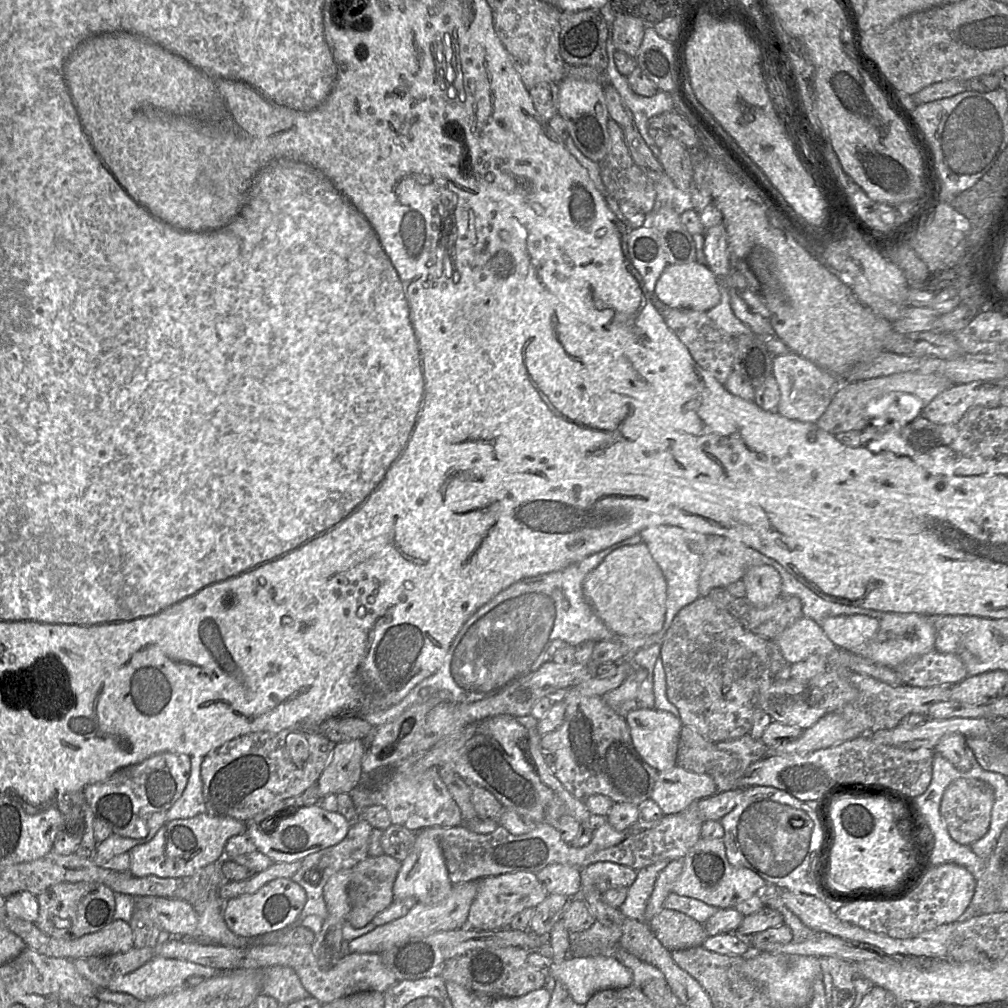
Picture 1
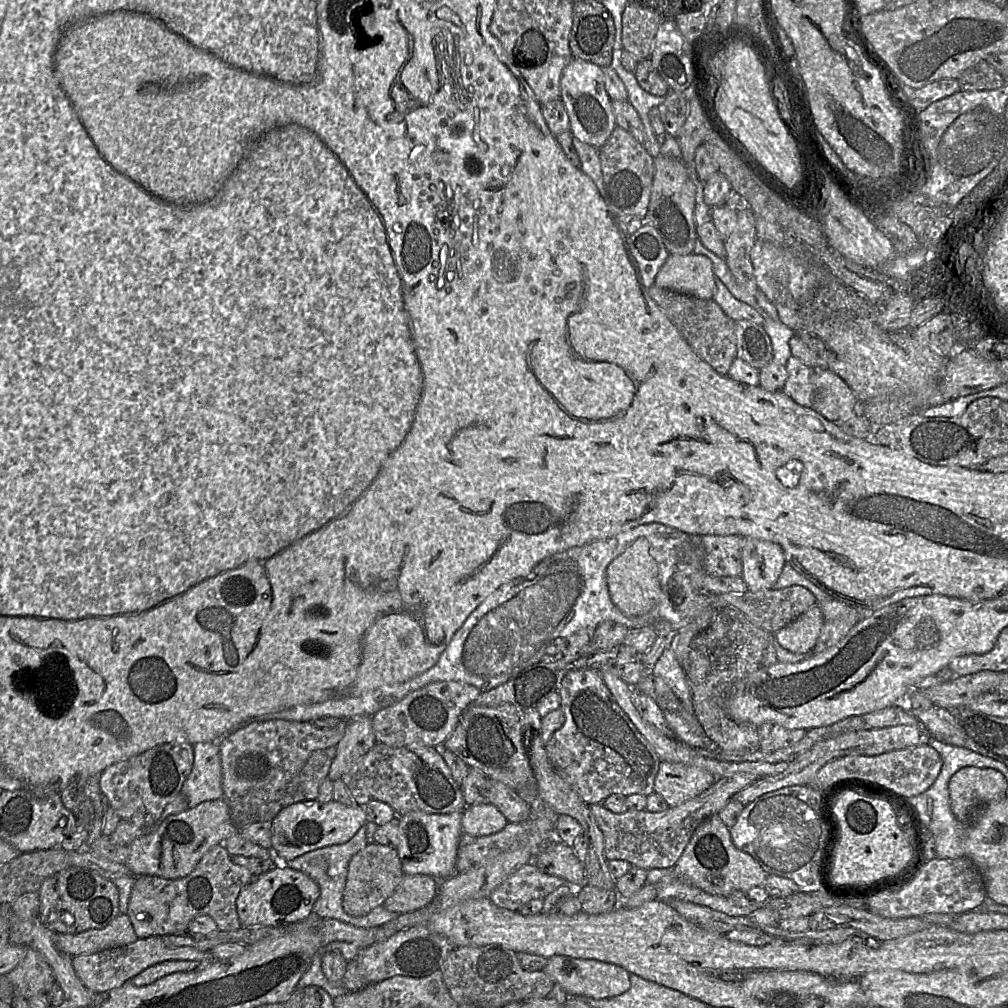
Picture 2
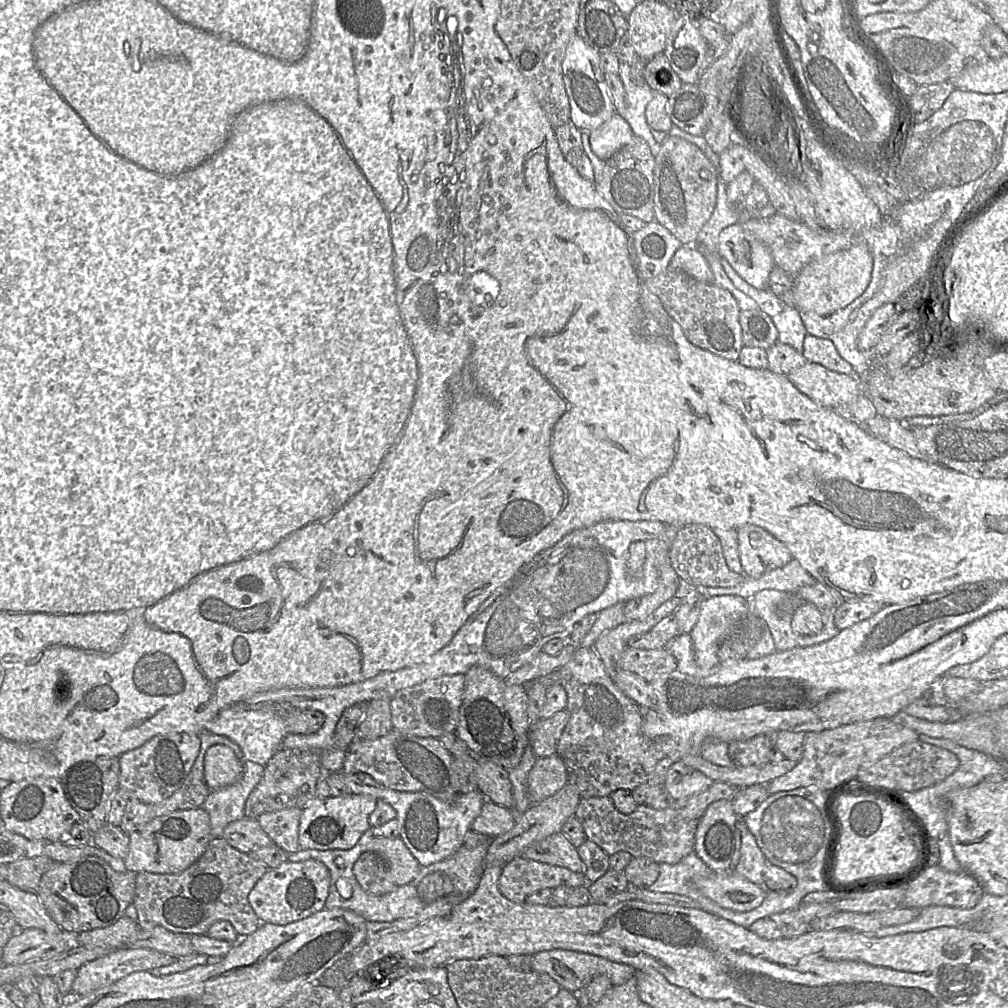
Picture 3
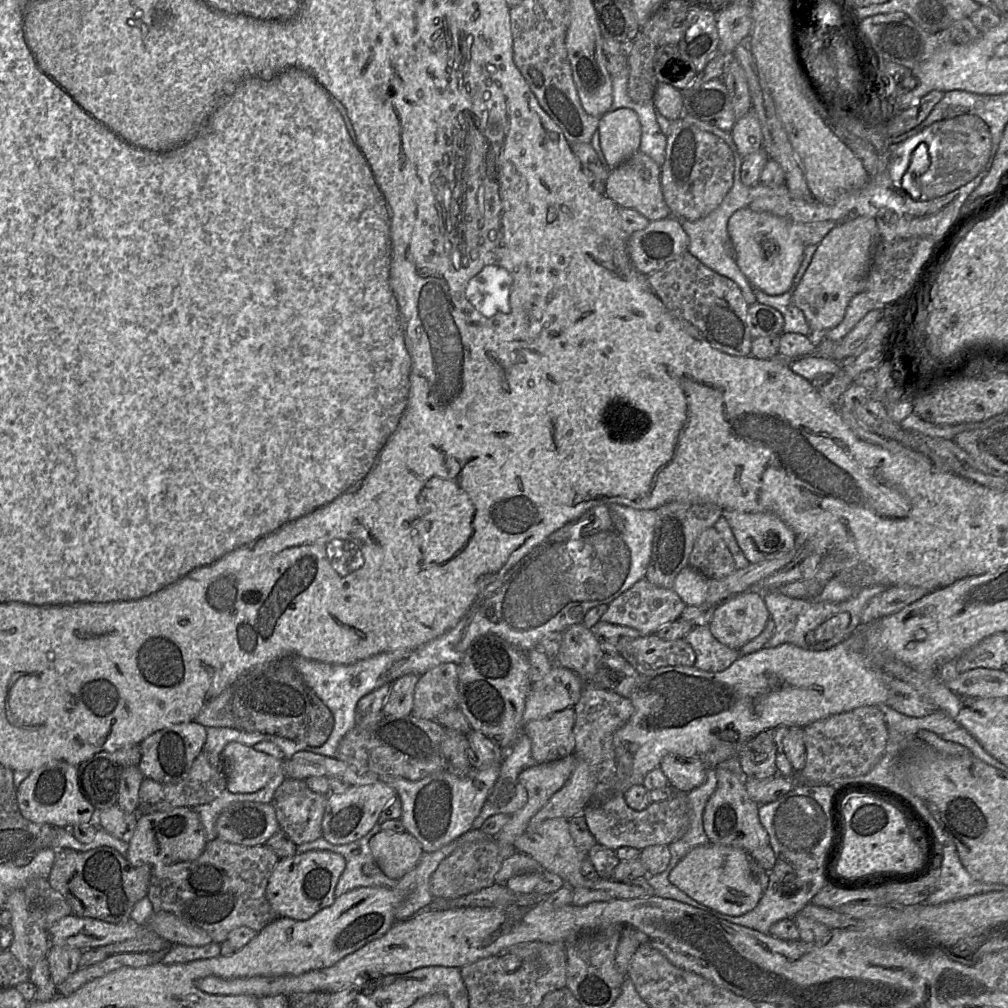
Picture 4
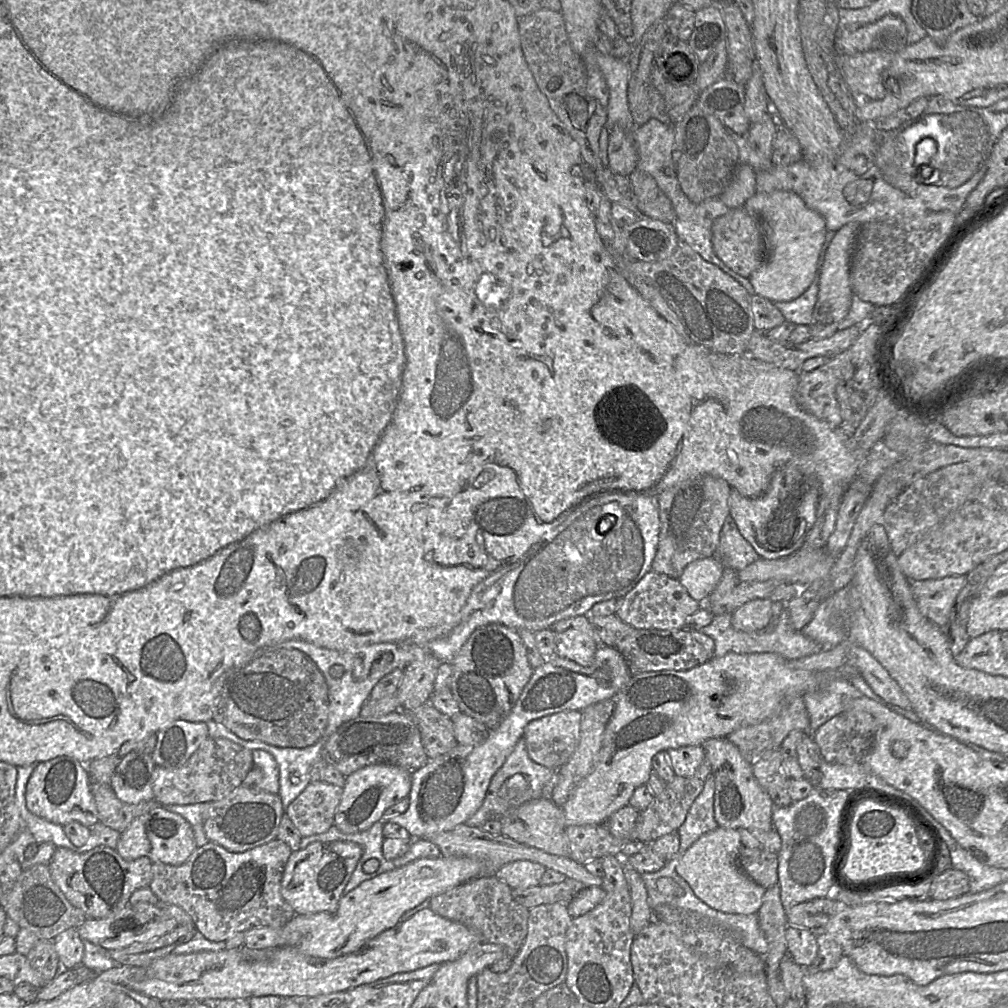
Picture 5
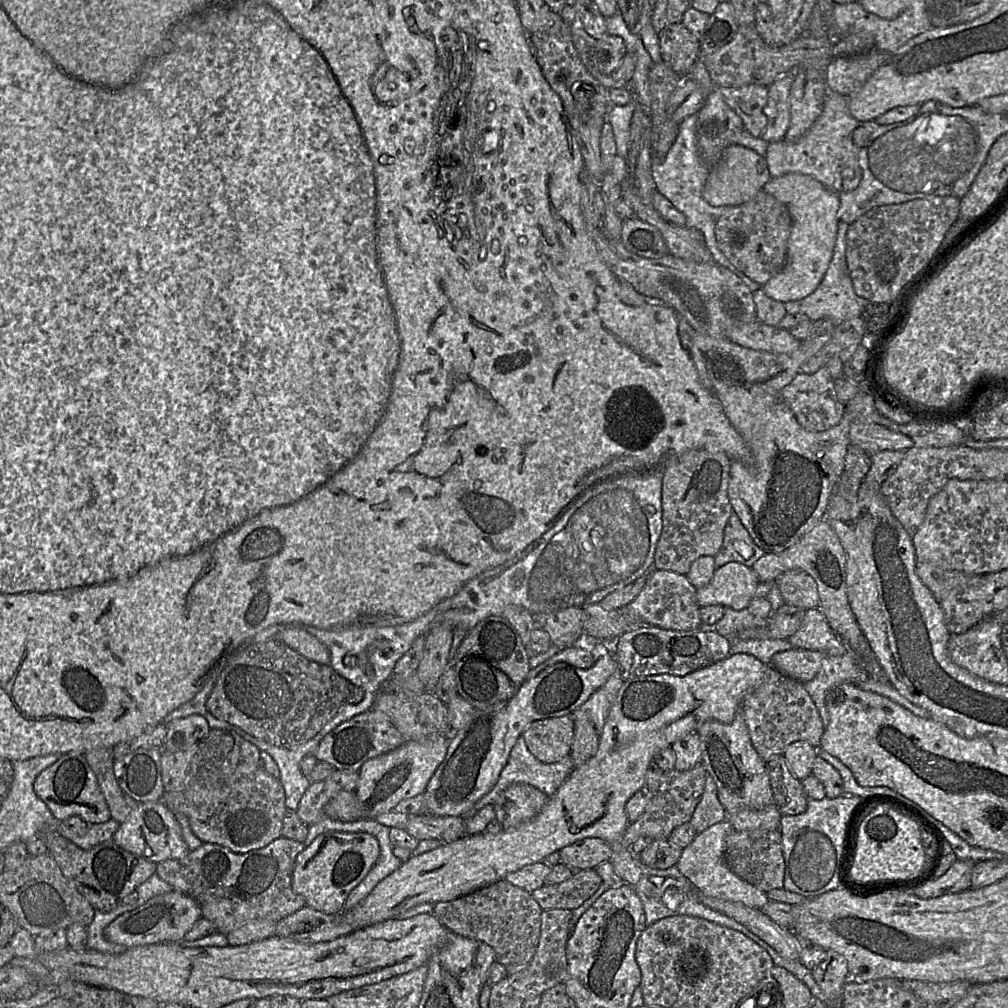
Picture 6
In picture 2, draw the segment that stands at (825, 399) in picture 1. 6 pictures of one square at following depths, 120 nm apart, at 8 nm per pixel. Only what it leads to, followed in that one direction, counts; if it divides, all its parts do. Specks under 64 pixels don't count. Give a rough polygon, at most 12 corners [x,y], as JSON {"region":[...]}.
{"region":[[791,356],[782,391],[812,407],[814,369]]}

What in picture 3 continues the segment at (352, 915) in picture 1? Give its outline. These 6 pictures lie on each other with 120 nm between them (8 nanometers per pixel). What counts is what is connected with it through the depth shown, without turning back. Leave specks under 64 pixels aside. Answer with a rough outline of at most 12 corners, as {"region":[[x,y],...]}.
{"region":[[368,850],[354,863],[362,889],[384,895],[397,888],[387,862]]}

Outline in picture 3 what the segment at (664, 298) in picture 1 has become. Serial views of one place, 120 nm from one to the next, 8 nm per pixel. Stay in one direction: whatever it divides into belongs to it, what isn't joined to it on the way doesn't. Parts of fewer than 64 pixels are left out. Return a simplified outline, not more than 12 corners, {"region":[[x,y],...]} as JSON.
{"region":[[696,244],[682,245],[668,269],[713,283],[713,274]]}

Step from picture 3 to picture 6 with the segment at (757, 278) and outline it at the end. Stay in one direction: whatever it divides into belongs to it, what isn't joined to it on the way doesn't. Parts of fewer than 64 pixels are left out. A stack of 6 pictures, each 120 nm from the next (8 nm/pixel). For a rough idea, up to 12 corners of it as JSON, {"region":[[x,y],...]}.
{"region":[[801,173],[763,191],[788,208],[784,268],[761,288],[783,303],[819,286],[832,260],[839,197]]}

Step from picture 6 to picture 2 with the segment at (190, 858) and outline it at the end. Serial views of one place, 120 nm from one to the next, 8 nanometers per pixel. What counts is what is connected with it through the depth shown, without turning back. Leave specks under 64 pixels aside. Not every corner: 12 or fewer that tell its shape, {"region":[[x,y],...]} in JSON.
{"region":[[224,844],[184,878],[137,877],[127,915],[138,939],[189,933],[210,916],[242,928],[254,878]]}

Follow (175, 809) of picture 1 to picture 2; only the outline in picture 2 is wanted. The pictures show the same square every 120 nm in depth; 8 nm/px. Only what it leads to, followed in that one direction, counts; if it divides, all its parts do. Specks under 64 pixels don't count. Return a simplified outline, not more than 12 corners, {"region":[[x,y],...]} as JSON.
{"region":[[219,741],[194,745],[189,809],[223,797]]}

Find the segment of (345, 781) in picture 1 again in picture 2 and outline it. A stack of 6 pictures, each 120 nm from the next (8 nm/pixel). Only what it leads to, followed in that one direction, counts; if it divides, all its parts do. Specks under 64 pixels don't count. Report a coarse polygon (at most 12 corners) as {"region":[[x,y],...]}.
{"region":[[371,716],[346,721],[327,775],[341,779],[376,743]]}

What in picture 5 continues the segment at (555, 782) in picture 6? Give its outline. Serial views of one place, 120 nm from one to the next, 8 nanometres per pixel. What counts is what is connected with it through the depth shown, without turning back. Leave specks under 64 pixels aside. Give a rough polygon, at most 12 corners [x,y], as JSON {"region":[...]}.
{"region":[[522,736],[465,823],[541,798],[556,770],[529,757]]}

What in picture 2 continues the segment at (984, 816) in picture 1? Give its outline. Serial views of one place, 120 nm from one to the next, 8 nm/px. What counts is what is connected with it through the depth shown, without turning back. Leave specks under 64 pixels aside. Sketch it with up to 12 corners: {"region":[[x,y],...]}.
{"region":[[961,768],[948,783],[952,814],[968,823],[1006,797],[997,770]]}

